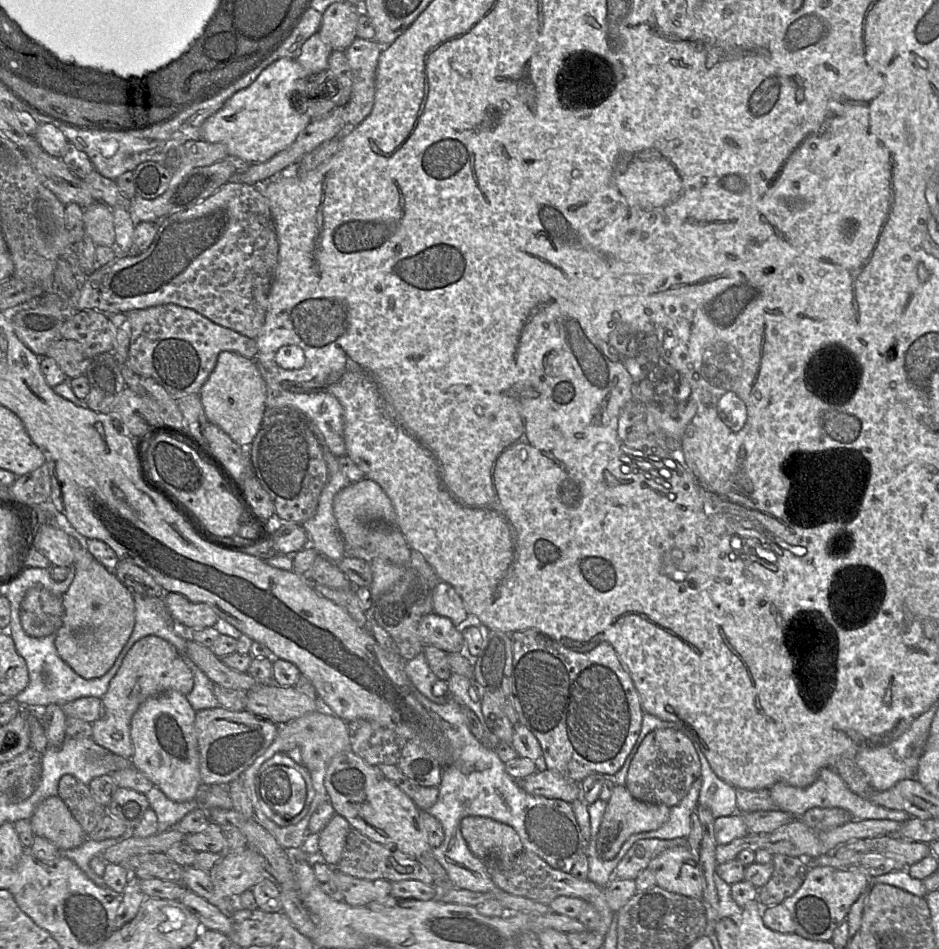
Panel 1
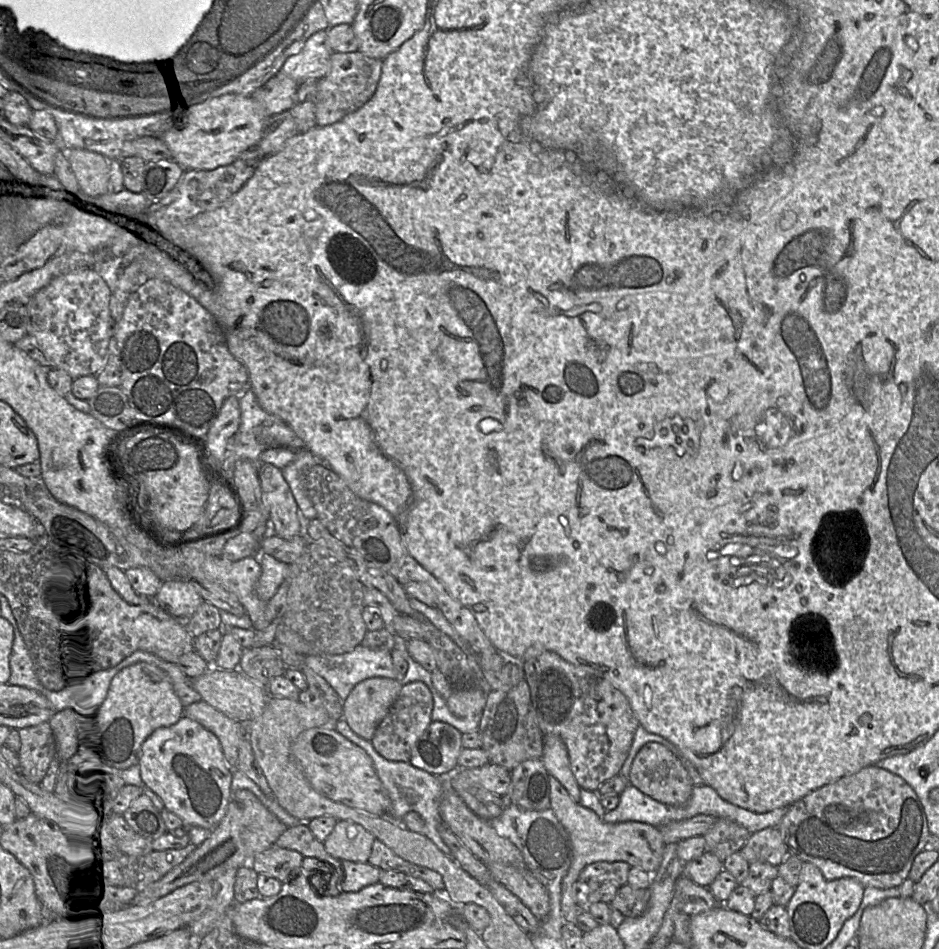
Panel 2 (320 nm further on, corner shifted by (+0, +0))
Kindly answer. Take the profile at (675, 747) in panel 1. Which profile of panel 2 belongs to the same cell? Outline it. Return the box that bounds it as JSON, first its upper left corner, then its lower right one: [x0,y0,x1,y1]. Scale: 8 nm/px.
[629,742,693,806]

